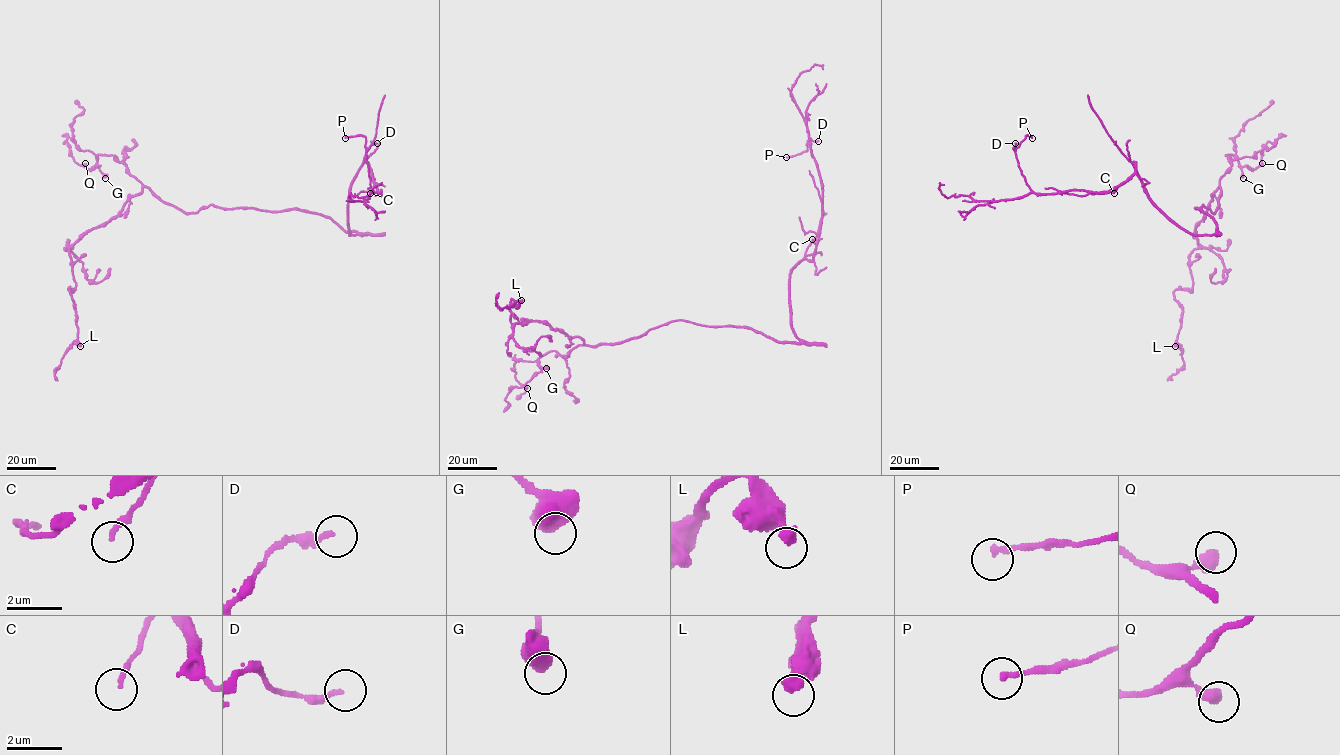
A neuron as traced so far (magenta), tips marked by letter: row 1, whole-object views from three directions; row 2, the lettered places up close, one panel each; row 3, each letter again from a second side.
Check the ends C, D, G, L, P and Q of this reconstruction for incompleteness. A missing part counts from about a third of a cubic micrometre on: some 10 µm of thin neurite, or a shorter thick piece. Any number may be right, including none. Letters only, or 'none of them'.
C, L, P

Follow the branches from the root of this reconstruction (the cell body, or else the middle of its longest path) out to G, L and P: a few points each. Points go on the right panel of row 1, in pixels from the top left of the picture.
G: (1201, 209), (1217, 208), (1220, 179), (1231, 165), (1225, 155), (1237, 160), (1243, 178)
L: (1201, 209), (1215, 211), (1219, 187), (1196, 225), (1193, 291), (1174, 292), (1182, 310), (1175, 346)
P: (1201, 209), (1216, 233), (1177, 226), (1134, 162), (1134, 172), (1106, 192), (1036, 193), (1015, 152), (1032, 138)

